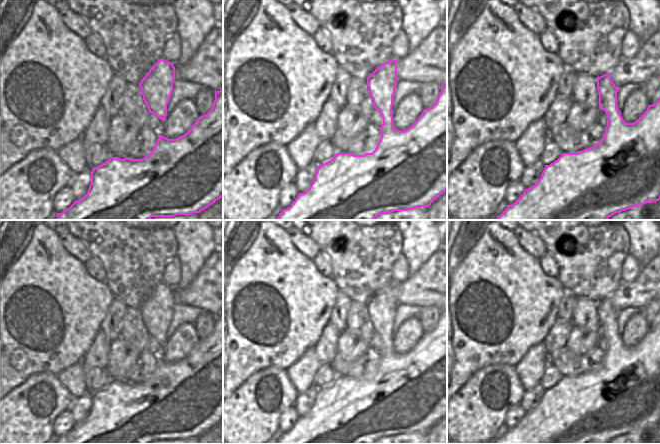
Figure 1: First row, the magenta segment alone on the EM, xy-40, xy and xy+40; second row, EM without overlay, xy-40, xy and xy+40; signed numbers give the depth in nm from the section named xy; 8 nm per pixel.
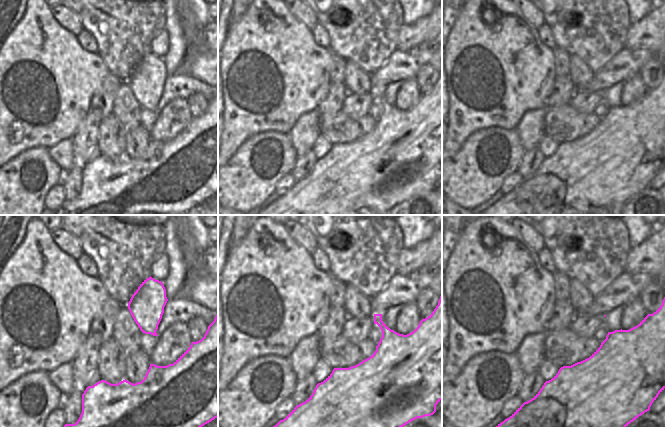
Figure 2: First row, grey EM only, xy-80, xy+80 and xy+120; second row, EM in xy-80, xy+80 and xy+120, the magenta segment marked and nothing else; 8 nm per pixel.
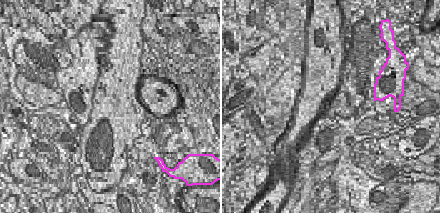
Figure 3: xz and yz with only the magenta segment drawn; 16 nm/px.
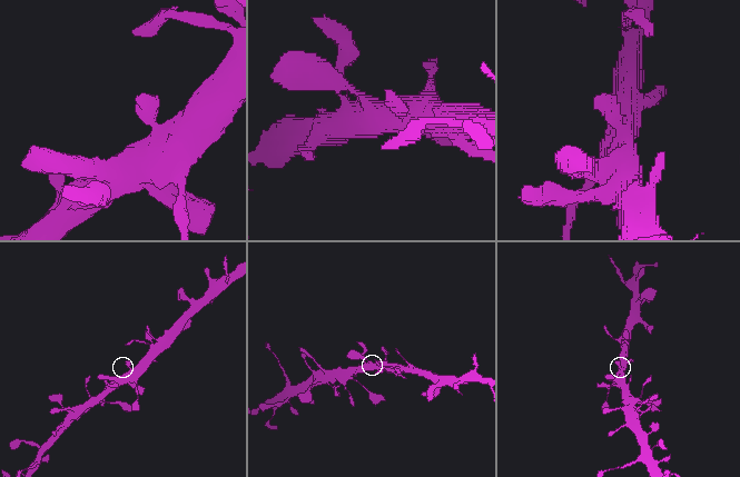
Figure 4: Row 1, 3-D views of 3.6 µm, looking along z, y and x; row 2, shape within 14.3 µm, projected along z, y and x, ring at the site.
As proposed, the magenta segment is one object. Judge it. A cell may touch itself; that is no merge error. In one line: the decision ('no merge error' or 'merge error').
no merge error

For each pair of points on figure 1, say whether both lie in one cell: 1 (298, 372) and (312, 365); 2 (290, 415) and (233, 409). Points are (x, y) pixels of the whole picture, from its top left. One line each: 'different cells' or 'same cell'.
1: same cell
2: different cells

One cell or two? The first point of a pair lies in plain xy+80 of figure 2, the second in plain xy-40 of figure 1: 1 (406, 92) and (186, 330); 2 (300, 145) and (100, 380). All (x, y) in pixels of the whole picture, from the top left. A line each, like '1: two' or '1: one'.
1: one
2: two

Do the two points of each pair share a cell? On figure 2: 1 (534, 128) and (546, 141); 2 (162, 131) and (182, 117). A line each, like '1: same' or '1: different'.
1: different
2: same

